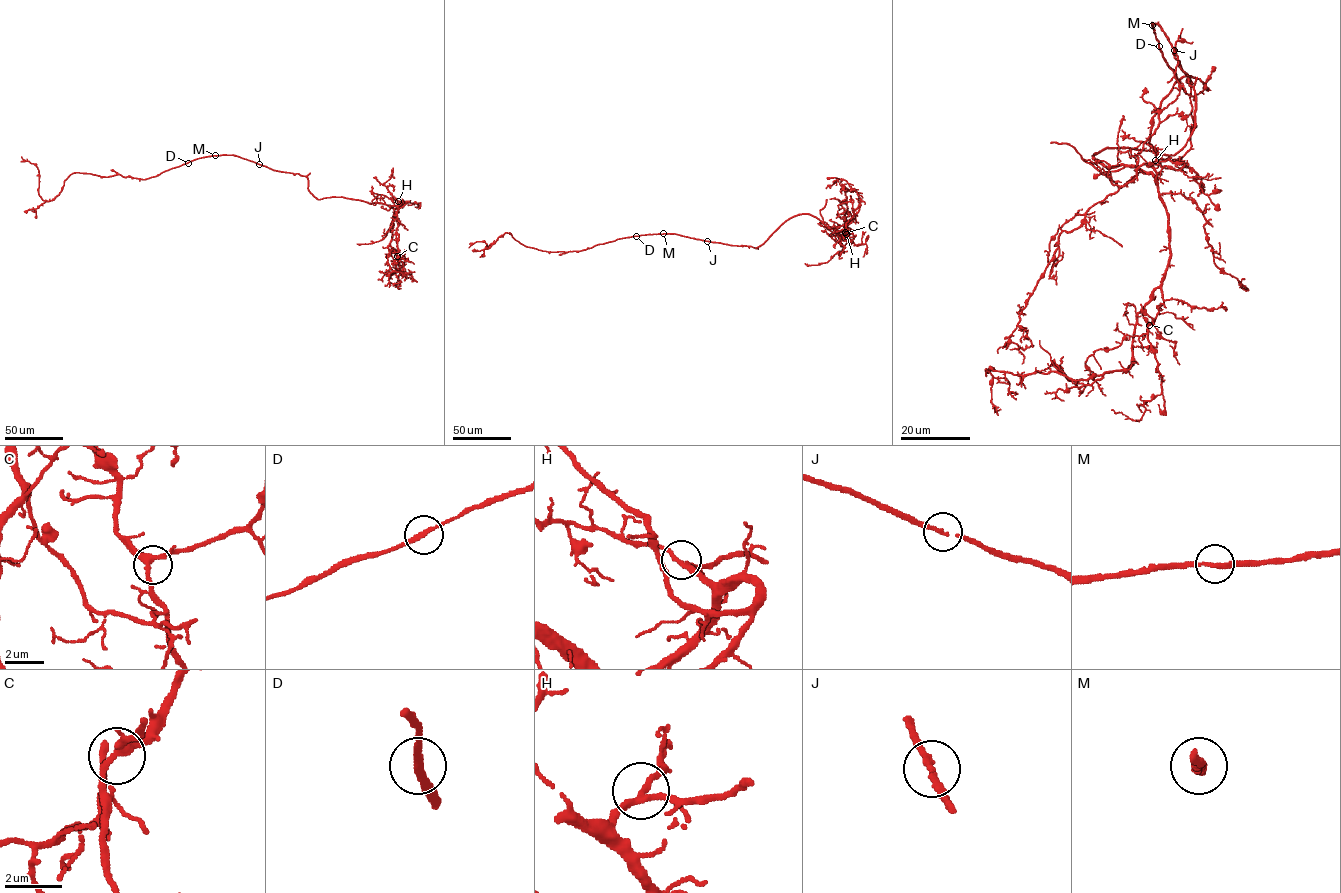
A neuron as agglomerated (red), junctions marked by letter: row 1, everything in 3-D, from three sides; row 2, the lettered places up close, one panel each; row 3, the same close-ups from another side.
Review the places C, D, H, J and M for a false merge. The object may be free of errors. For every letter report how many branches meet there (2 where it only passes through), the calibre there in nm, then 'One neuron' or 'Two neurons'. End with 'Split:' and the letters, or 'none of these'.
C: Branches: 3. Thickness 280 nm. One neuron
D: Branches: 2. Thickness 200 nm. One neuron
H: Branches: 3. Thickness 220 nm. One neuron
J: Branches: 2. Thickness 180 nm. One neuron
M: Branches: 2. Thickness 220 nm. One neuron
Split: none of these

